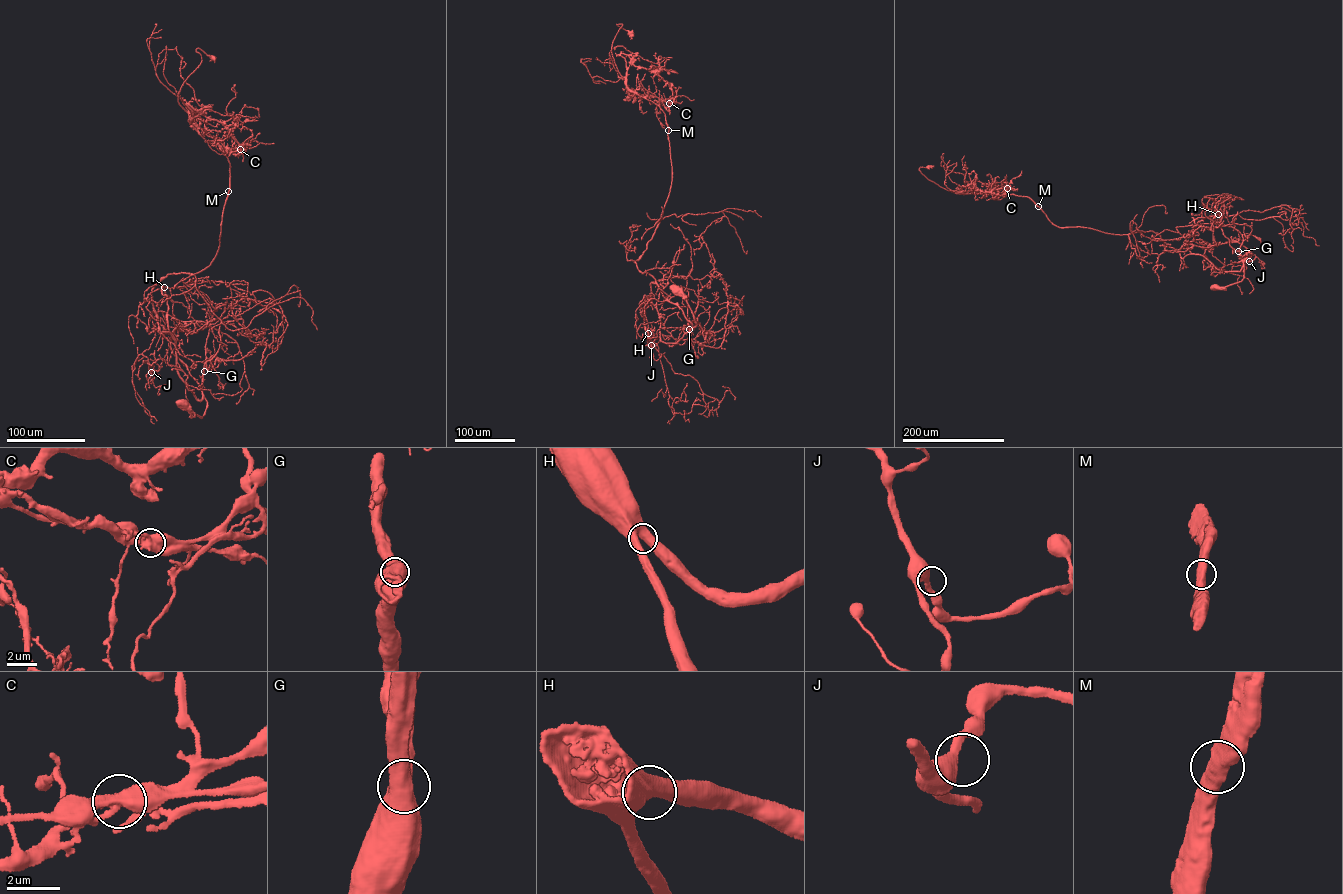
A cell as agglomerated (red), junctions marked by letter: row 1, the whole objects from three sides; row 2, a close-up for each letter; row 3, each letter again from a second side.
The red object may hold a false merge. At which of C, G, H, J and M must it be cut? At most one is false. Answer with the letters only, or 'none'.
C

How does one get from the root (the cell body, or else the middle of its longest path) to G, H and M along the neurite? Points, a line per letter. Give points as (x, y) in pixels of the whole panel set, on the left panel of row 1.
G: (212, 57), (196, 49), (177, 98), (229, 164), (219, 246), (151, 296), (200, 400), (204, 371)
H: (212, 57), (196, 49), (178, 102), (225, 155), (228, 196), (210, 265), (152, 290), (170, 333), (164, 287)
M: (212, 57), (196, 49), (201, 62), (182, 85), (178, 102), (200, 134), (225, 155), (230, 166), (228, 191)

